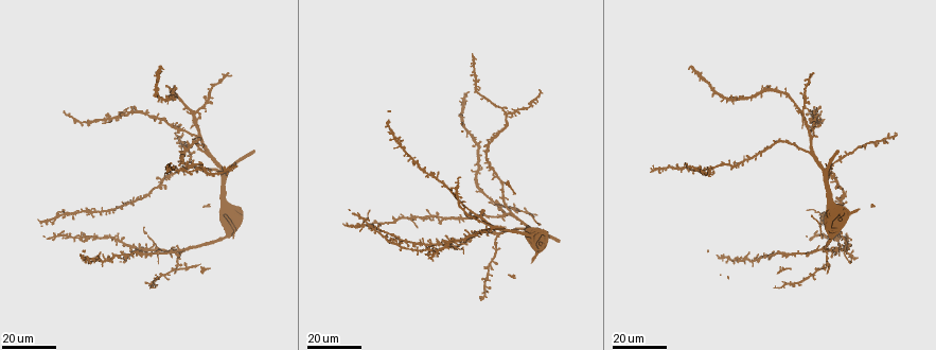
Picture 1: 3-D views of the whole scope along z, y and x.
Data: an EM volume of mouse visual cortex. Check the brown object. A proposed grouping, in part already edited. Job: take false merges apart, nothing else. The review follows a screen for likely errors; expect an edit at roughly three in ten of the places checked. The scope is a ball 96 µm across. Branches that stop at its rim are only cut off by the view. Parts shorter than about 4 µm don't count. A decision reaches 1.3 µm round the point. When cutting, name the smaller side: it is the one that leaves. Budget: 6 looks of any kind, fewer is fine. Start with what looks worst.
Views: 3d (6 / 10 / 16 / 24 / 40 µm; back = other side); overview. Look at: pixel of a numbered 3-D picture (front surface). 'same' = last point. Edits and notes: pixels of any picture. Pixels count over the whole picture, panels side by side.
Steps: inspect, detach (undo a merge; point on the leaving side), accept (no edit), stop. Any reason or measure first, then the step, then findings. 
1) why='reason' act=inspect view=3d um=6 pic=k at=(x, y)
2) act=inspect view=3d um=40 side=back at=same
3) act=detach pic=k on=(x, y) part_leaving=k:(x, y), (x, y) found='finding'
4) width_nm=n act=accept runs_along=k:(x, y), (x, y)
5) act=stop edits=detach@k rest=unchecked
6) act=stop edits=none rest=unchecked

why='thin arm on a thick one' act=inspect view=3d um=24 pic=1 at=(57, 211)

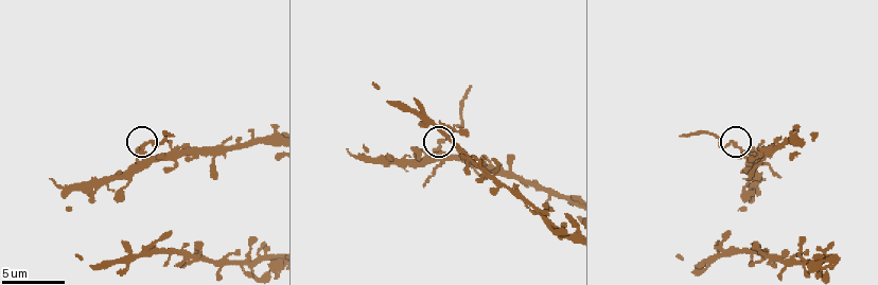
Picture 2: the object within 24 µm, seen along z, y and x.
act=inspect view=3d um=10 pic=2 at=(140, 152)

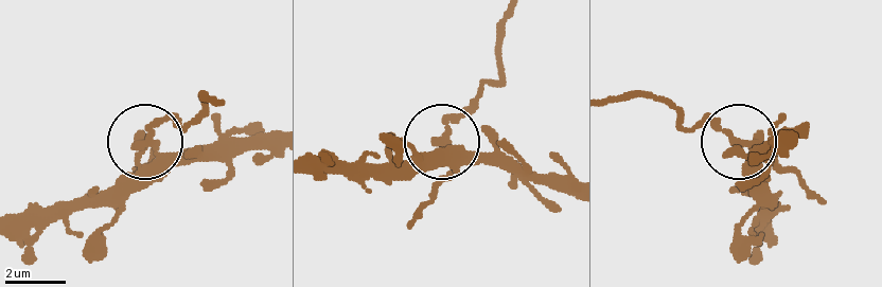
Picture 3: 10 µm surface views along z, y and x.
arms=3 act=detach pic=3 on=(158, 119) found='two neurons meet here'

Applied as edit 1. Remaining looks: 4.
act=inspect view=overview

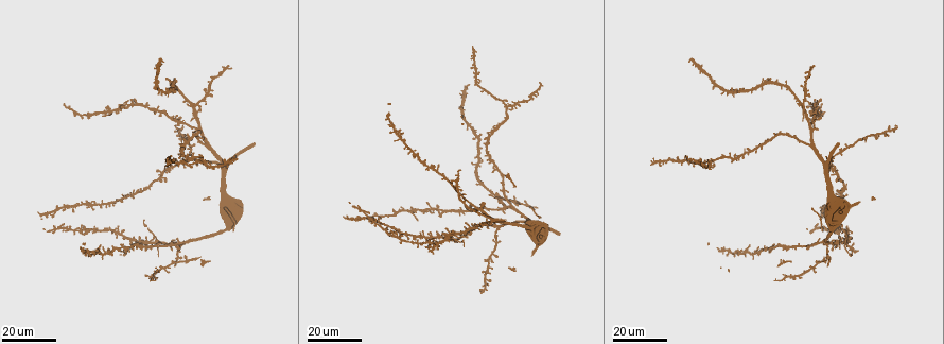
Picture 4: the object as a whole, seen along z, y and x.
why='four or more arms meet' act=inspect view=3d um=24 pic=4 at=(104, 113)

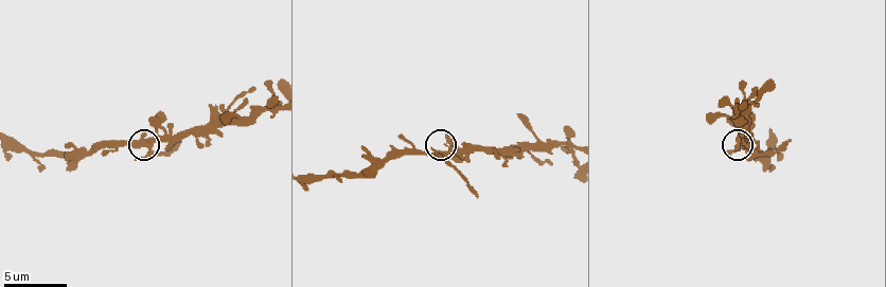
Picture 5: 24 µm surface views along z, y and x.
act=inspect view=3d um=10 pic=5 at=(146, 146)

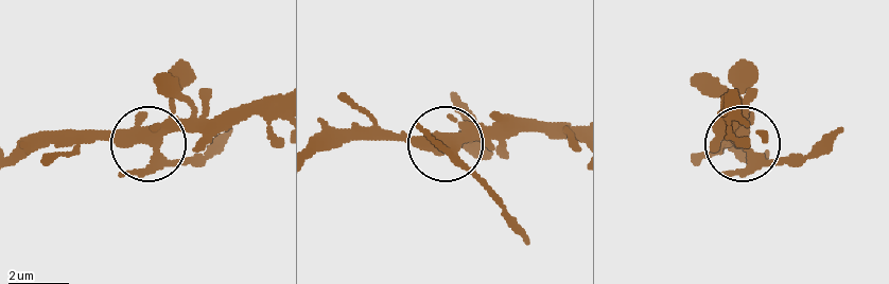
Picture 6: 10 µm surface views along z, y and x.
act=detach pic=6 on=(185, 157) part_leaving=6:(156, 152), (196, 159), (229, 131) found='a second neuron is stuck on'

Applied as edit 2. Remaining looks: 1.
act=stop edits=detach@3,detach@6 rest=unchecked

